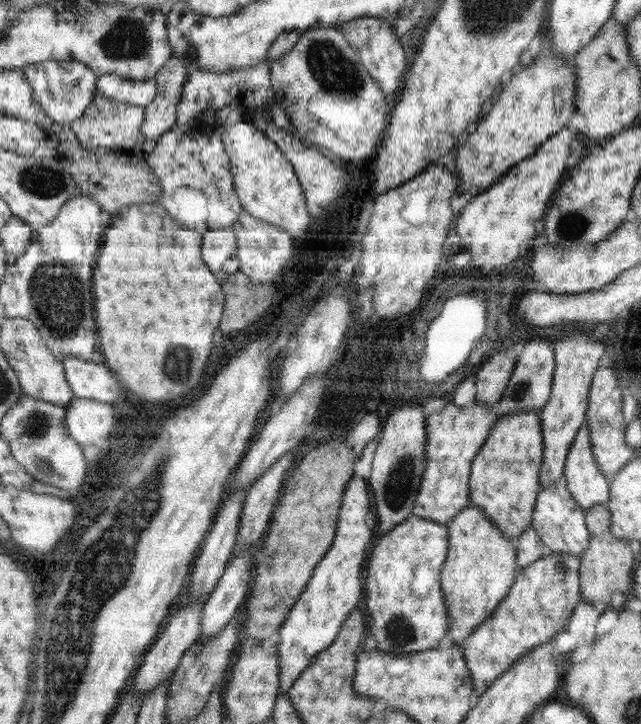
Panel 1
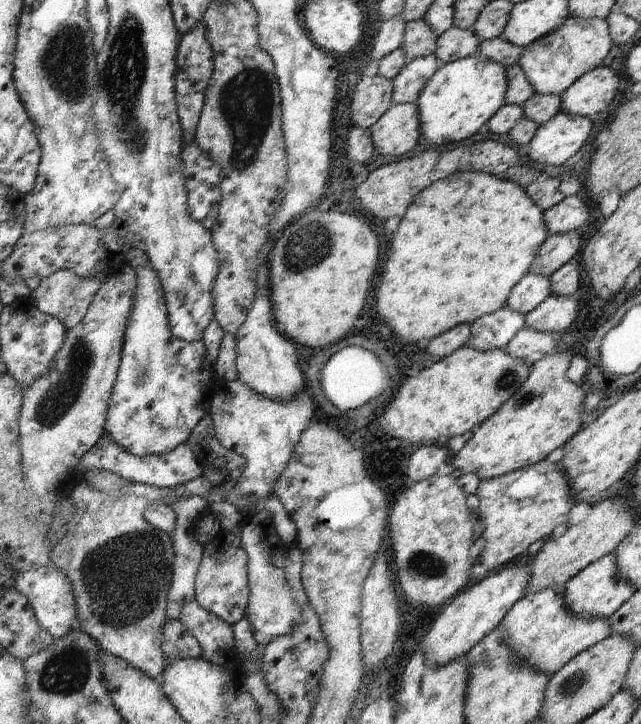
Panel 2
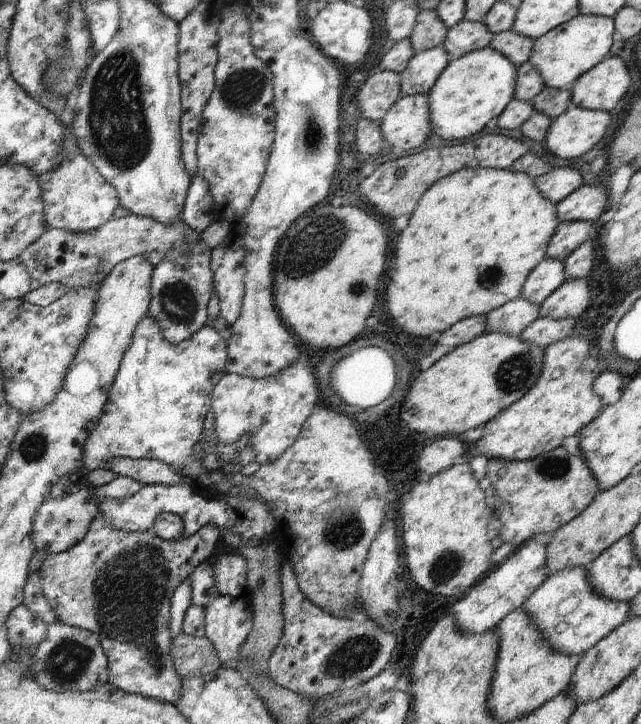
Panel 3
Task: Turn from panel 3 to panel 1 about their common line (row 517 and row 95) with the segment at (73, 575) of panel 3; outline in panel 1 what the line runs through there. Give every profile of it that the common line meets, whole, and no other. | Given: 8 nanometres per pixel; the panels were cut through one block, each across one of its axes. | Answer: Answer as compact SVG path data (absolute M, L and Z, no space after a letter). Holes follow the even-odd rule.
M96 90L94 101L86 107L83 116L70 124L73 134L84 147L106 147L107 149L141 148L141 126L144 123L145 110L138 106L119 104L106 98L100 90Z

